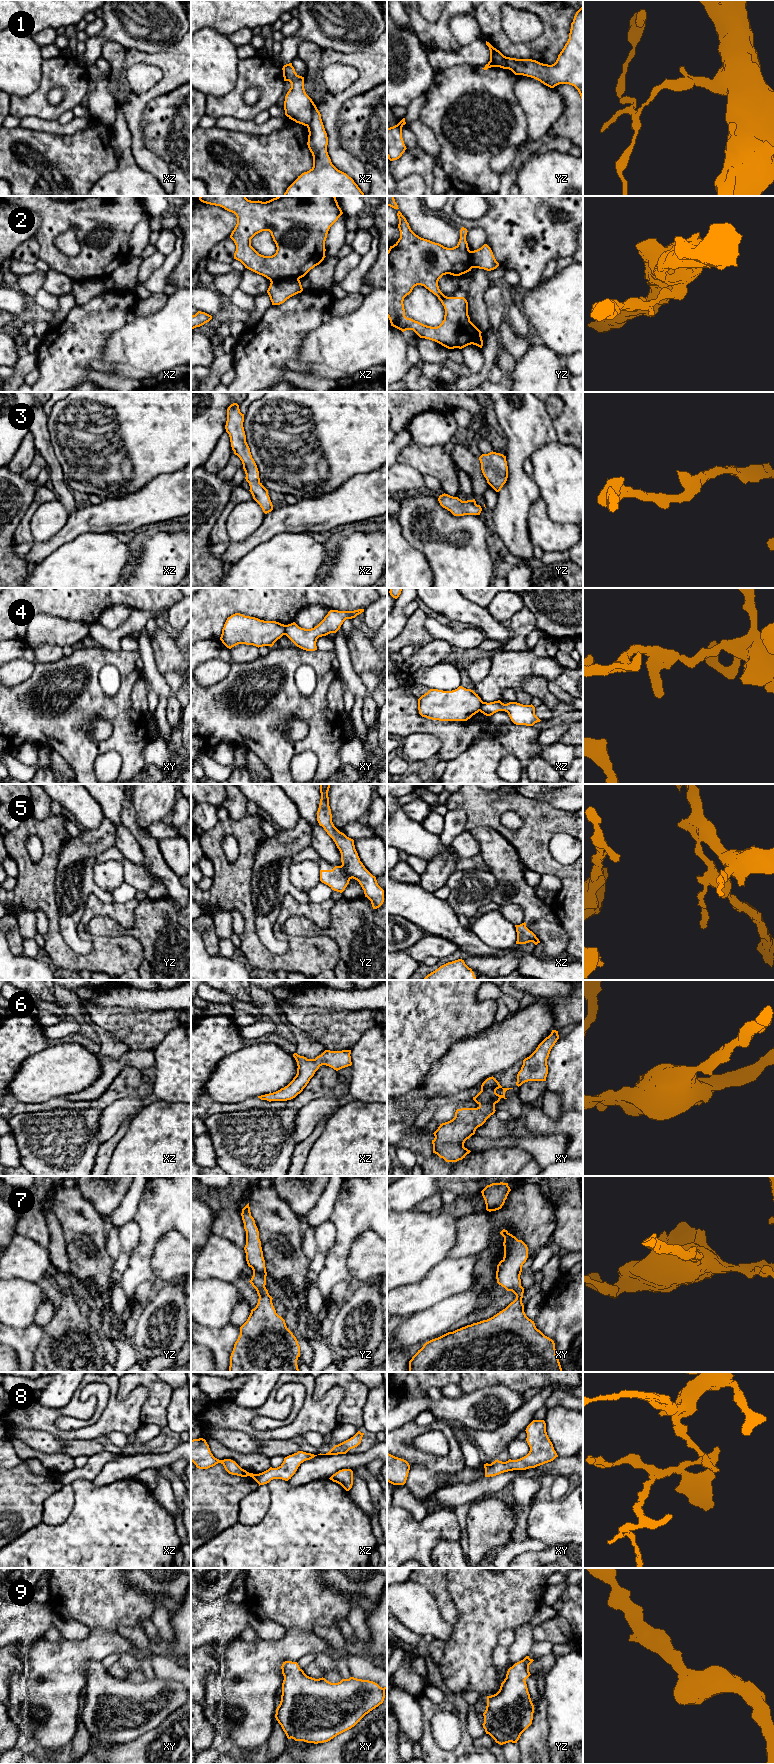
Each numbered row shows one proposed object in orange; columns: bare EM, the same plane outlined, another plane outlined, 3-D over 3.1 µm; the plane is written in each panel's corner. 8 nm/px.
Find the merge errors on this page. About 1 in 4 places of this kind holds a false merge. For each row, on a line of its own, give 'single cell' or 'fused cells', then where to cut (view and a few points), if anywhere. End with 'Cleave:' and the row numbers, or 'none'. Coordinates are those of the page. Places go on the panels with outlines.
1: fused cells | xz (314, 104), (312, 119), (307, 126)
2: fused cells | xz (298, 278), (287, 278), (271, 282)
3: single cell | no cut
4: fused cells | xy (286, 625), (284, 634)
5: single cell | no cut
6: single cell | no cut
7: single cell | no cut
8: single cell | no cut
9: single cell | no cut
Cleave: 1, 2, 4

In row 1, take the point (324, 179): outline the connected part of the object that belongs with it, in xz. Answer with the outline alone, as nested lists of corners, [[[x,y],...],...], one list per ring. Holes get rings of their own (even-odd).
[[[315,104],[312,114],[307,126],[307,145],[313,156],[313,167],[298,176],[283,196],[365,196],[351,177],[332,164],[327,152],[327,133]]]

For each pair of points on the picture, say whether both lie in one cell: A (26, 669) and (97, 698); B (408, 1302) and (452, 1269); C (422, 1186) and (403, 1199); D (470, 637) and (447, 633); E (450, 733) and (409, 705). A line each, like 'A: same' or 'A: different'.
A: different
B: same
C: same
D: same
E: same

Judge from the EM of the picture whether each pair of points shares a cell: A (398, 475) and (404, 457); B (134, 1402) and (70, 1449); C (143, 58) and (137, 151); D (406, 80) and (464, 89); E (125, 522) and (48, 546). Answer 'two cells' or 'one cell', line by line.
A: two cells
B: two cells
C: one cell
D: two cells
E: one cell

